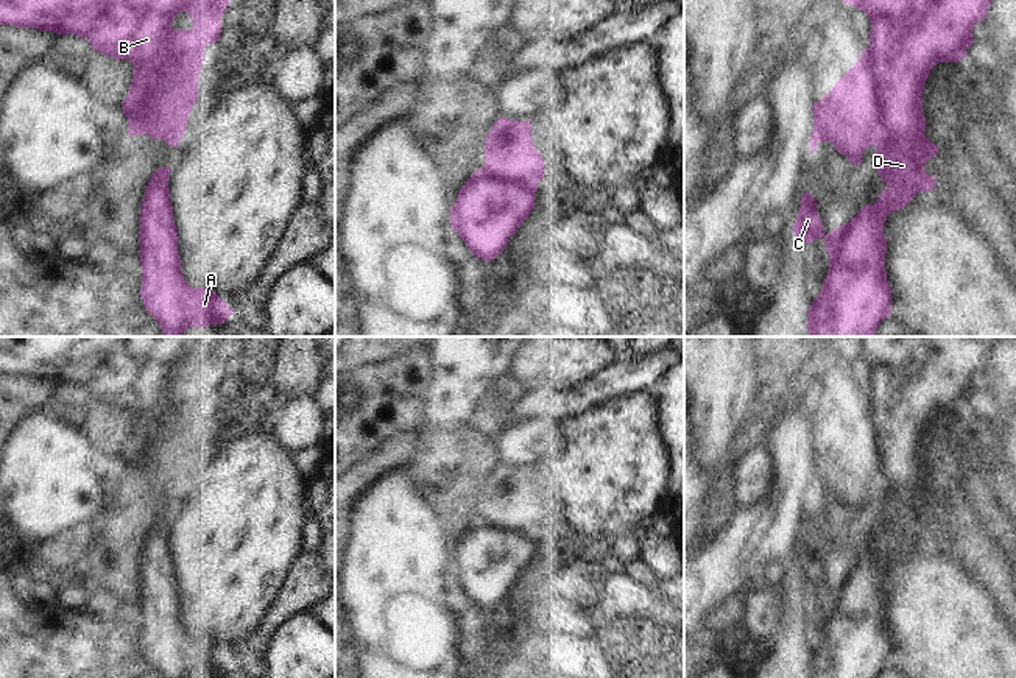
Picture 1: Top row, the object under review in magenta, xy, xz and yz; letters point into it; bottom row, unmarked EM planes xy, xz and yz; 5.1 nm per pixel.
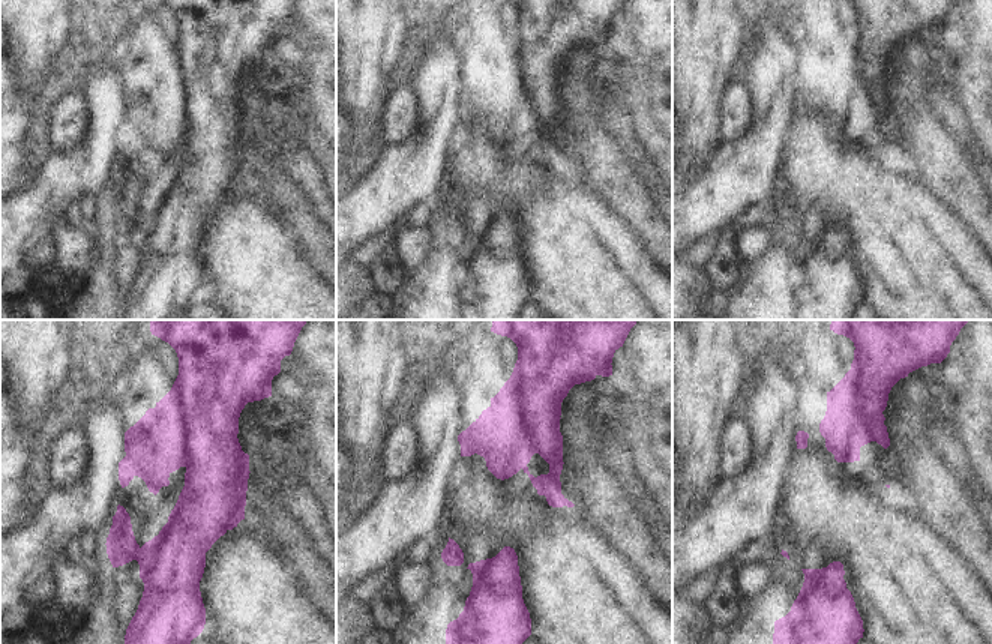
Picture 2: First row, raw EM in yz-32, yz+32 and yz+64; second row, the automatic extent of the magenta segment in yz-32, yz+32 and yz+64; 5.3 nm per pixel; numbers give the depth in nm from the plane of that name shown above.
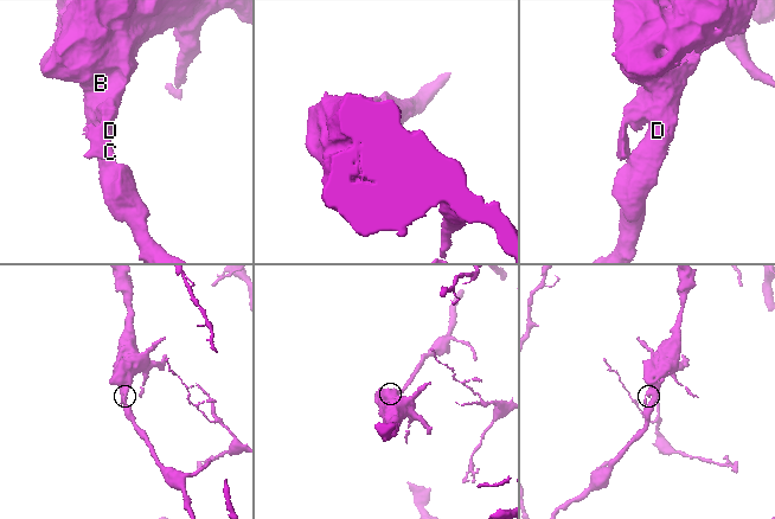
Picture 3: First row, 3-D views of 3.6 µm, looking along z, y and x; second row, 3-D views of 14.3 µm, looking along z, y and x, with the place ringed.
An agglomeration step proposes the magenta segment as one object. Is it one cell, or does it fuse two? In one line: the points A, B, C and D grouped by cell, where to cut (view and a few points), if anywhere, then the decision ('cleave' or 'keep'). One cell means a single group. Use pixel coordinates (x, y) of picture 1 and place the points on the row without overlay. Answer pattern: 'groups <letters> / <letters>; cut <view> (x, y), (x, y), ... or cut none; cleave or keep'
groups A B D / C; cut xy (197, 443), (151, 452), (147, 457), (147, 469), (141, 480); cleave

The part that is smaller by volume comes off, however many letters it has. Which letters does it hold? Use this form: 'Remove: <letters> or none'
Remove: C

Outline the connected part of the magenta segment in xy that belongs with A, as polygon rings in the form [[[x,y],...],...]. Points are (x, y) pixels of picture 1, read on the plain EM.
[[[170,516],[151,525],[140,556],[140,645],[161,678],[207,676],[234,661],[212,637],[190,636],[181,620],[178,581],[170,553]]]

